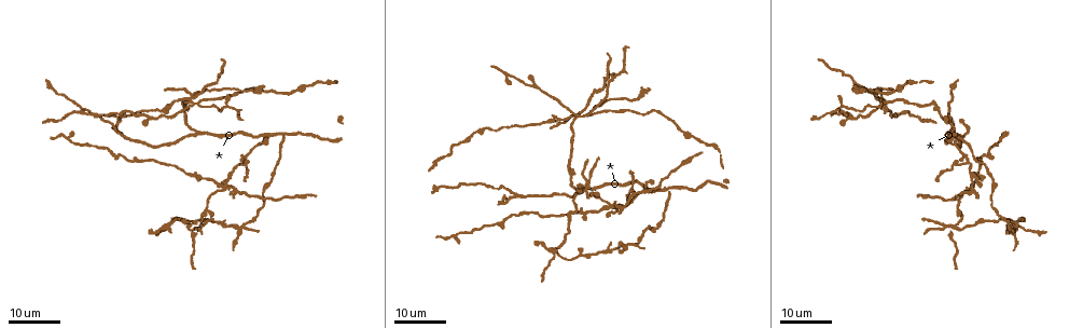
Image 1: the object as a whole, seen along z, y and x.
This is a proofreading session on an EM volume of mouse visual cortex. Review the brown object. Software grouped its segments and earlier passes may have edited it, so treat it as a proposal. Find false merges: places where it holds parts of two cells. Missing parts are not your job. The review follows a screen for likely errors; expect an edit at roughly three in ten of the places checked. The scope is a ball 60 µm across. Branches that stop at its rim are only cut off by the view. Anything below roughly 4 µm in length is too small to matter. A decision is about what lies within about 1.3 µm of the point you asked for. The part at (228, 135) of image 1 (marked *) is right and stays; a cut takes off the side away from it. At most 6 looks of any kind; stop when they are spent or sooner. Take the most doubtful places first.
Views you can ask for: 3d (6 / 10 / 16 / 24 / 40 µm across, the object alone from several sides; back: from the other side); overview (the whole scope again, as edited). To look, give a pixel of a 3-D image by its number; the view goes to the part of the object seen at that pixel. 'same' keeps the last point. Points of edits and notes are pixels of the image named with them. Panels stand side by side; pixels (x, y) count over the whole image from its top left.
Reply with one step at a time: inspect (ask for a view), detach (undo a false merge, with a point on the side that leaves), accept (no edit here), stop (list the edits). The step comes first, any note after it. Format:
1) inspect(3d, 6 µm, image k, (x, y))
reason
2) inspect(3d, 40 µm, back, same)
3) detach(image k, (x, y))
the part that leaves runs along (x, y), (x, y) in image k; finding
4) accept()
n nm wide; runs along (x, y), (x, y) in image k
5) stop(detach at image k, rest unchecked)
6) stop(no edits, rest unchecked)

inspect(3d, 24 µm, image 1, (611, 207))
four or more arms meet

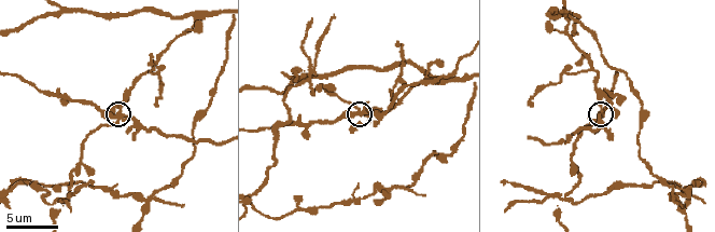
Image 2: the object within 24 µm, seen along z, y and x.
inspect(3d, 6 µm, image 2, (118, 117))

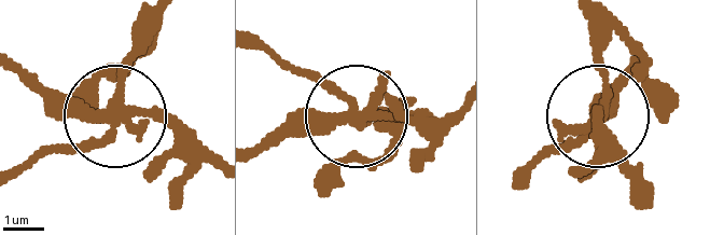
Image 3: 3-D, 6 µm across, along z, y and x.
detach(image 3, (175, 125))
side arm 41 µm; the part that leaves runs along (107, 118), (59, 114), (17, 77) in image 3; a second cell is stuck on

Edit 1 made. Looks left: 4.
inspect(3d, 10 µm, image 2, (306, 80))
three-way junction

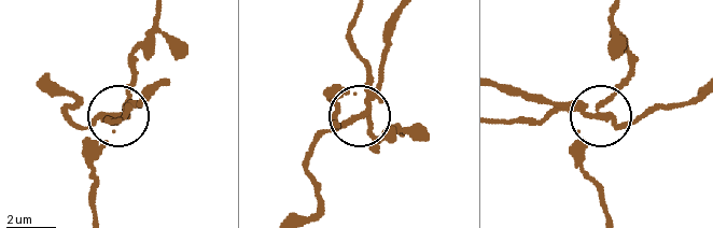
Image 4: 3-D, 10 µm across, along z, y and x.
detach(image 4, (138, 107))
side arm 11 µm; the part that leaves runs along (597, 117), (626, 127), (702, 93) in image 4; a second cell is stuck on

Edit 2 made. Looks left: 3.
inspect(overview)

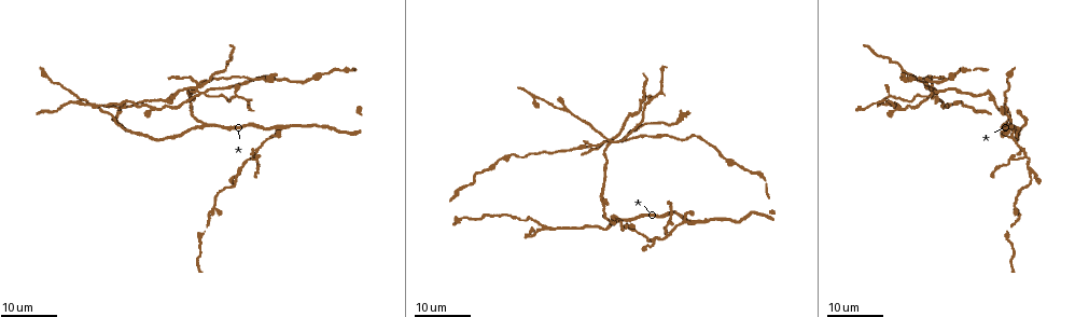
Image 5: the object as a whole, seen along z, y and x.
inspect(3d, 16 µm, image 5, (214, 207))
side arm on a straight run

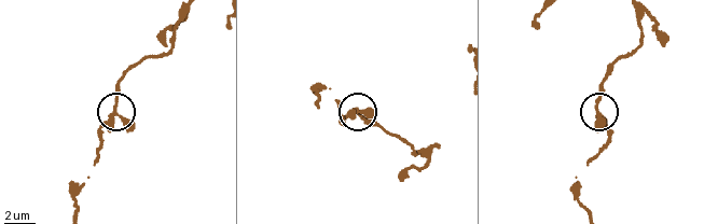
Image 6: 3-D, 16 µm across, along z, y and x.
inspect(3d, 6 µm, image 6, (357, 107))

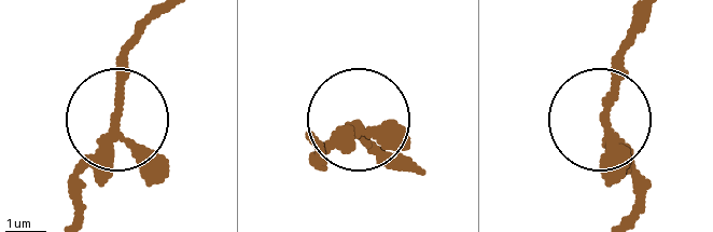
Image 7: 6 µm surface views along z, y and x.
accept()
210 nm wide; runs along (641, 24), (600, 127), (603, 148), (638, 186) in image 7; continuous, no second cell

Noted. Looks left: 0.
stop(detach at image 3, detach at image 4, rest unchecked)

